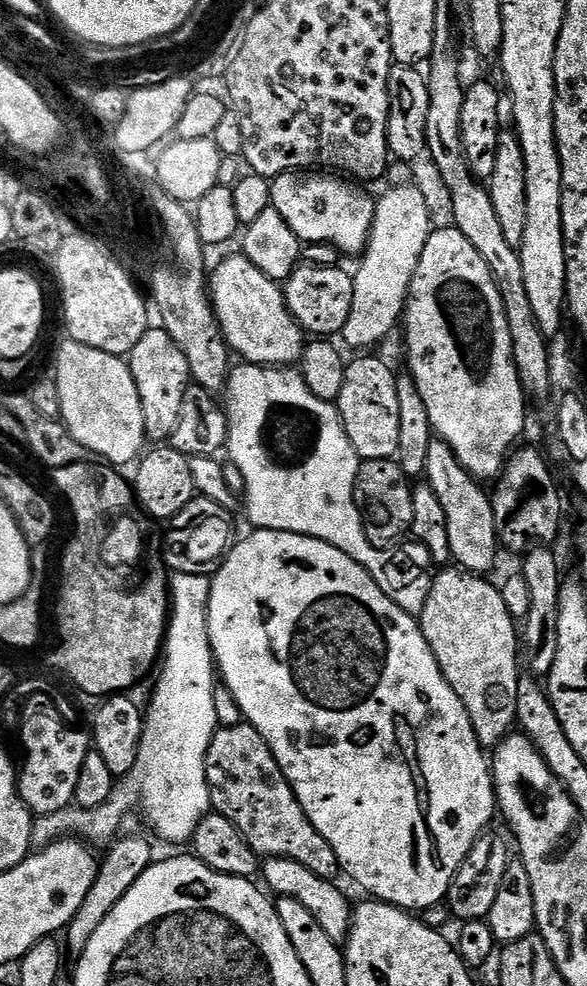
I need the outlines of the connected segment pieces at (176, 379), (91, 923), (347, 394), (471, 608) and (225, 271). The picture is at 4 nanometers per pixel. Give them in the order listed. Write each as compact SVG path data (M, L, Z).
M152 326L140 339L138 346L134 346L130 354L130 367L138 386L138 398L142 402L145 437L149 441L156 440L152 442L167 441L174 426L178 426L178 418L182 414L182 398L190 383L186 354L182 354L182 350L163 327Z
M121 835L111 845L113 848L109 850L108 857L105 860L103 857L96 874L94 886L90 890L90 894L86 894L86 902L82 902L78 914L67 926L66 937L68 936L68 944L66 940L66 948L67 951L69 948L73 954L84 951L84 947L90 942L94 930L98 930L98 926L102 926L106 914L110 914L110 910L114 910L114 906L124 897L126 890L130 890L130 886L134 886L136 879L154 862L152 844L146 837L123 836Z
M360 354L356 361L351 361L346 370L346 382L342 382L342 394L334 402L336 409L340 411L340 421L346 430L346 438L350 438L350 446L354 446L354 450L360 455L361 461L365 460L391 460L395 457L398 450L398 433L399 433L399 415L398 415L398 386L396 385L398 376L397 373L392 373L392 368L384 360L379 360L378 357L372 356L376 354Z
M448 566L443 570L435 573L432 581L432 589L426 598L426 606L422 610L422 614L418 617L420 629L426 638L426 642L430 646L430 650L434 654L434 658L438 662L438 666L442 670L442 674L446 678L446 682L450 682L450 686L454 690L454 694L458 694L458 698L462 702L462 706L466 710L466 714L470 718L470 722L474 726L474 734L478 738L480 747L485 750L495 749L496 745L513 731L516 724L516 694L518 686L522 679L522 673L516 669L516 660L518 664L518 624L512 619L510 610L506 610L506 602L502 598L502 594L495 586L492 585L491 579L485 578L480 574L465 572L456 566Z
M243 254L228 256L216 269L210 272L210 299L216 321L220 323L220 333L233 353L240 355L241 361L249 364L265 366L292 366L299 361L304 352L306 333L299 322L292 316L288 303L284 300L284 289L277 281L266 278L254 262L250 262Z

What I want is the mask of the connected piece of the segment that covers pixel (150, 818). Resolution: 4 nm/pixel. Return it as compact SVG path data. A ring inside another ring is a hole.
M177 572L171 577L170 619L162 649L160 681L152 692L148 708L146 704L144 733L134 770L113 787L112 796L102 806L65 810L37 819L34 824L37 845L43 846L61 834L72 833L88 842L111 841L121 831L124 815L135 808L140 808L145 822L162 839L172 844L191 841L194 830L198 830L198 822L202 822L212 808L206 782L206 754L218 727L214 710L218 669L208 637L211 589L212 581L208 576Z

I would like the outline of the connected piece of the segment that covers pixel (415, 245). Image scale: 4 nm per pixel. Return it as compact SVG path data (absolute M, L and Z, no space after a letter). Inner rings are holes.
M404 184L401 188L392 188L384 197L376 200L376 213L372 223L372 233L368 235L368 244L359 257L360 269L355 269L354 306L350 306L350 318L342 339L356 350L372 350L379 340L384 340L392 331L397 331L408 303L408 291L422 250L434 231L432 216L428 213L428 200L420 188L411 188Z

